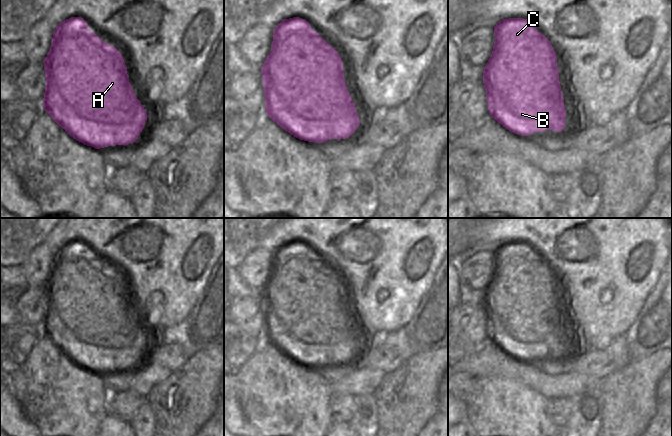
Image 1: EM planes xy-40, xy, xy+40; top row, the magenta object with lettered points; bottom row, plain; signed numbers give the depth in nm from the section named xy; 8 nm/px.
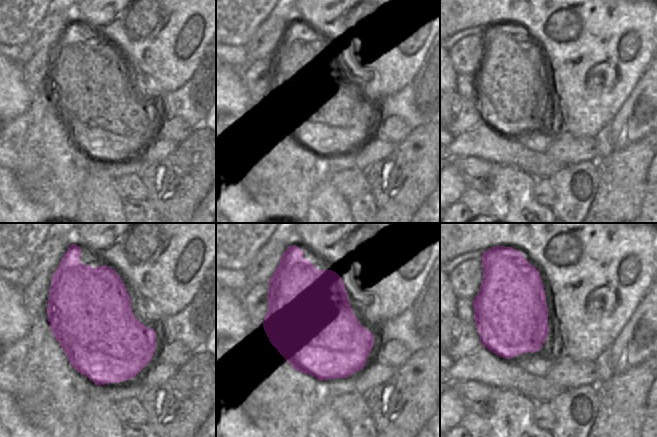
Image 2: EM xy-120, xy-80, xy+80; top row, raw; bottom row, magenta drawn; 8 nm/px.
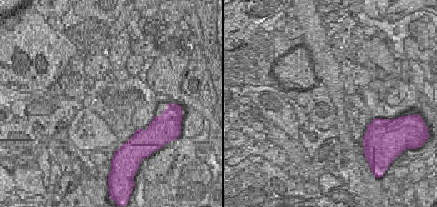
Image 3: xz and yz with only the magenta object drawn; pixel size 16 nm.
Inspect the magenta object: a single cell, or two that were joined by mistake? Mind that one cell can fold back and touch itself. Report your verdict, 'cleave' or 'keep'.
keep

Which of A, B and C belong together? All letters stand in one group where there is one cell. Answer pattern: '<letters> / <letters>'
A B C

